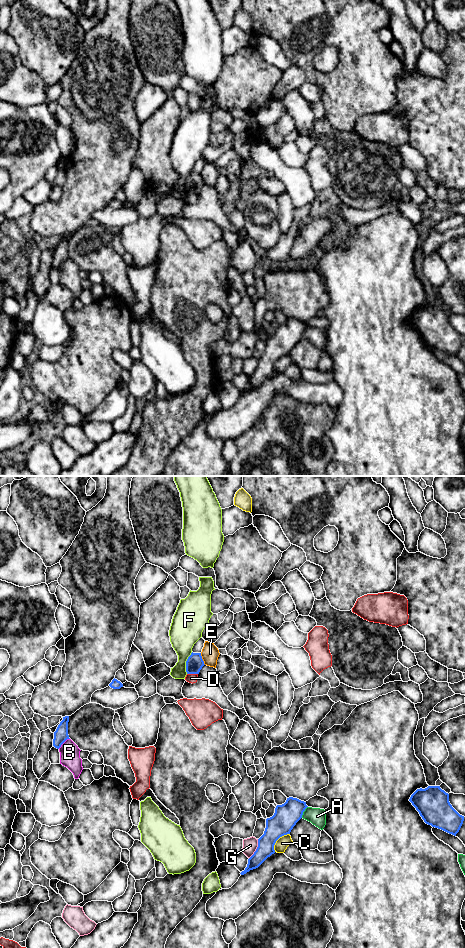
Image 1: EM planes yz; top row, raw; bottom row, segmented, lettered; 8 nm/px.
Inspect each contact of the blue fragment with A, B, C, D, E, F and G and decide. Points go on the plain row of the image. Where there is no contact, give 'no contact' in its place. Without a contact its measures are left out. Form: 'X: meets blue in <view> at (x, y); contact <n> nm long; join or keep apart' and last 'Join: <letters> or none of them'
A: meets blue in yz at (303, 331); contact 110 nm long; keep apart
B: meets blue in yz at (63, 262); contact 130 nm long; keep apart
C: meets blue in yz at (277, 359); contact 200 nm long; keep apart
D: meets blue in yz at (192, 193); contact 90 nm long; keep apart
E: meets blue in yz at (202, 179); contact 100 nm long; keep apart
F: meets blue in yz at (186, 183); contact 180 nm long; keep apart
G: meets blue in yz at (256, 369); contact 180 nm long; keep apart
Join: none of them

